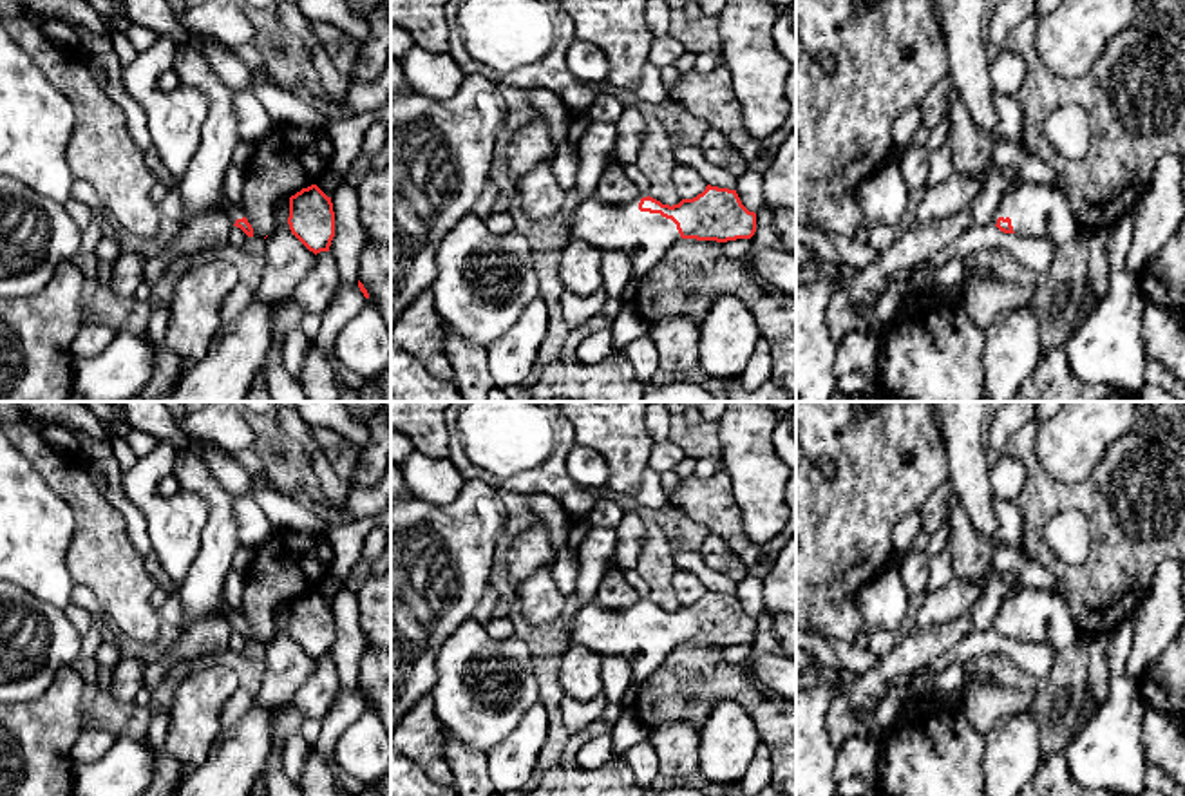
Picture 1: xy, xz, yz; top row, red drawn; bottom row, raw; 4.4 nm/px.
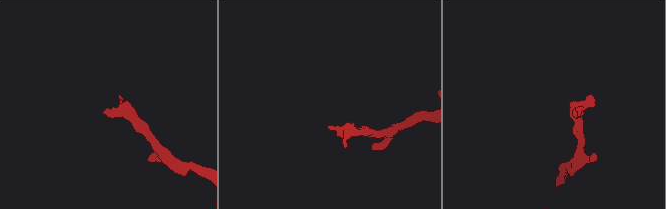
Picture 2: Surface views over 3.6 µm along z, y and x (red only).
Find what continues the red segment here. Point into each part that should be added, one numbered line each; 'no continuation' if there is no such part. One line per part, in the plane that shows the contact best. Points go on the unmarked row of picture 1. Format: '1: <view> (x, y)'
1: xz (646, 643)

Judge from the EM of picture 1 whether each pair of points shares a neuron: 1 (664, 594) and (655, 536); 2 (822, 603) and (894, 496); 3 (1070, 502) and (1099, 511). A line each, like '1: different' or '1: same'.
1: same
2: same
3: same

